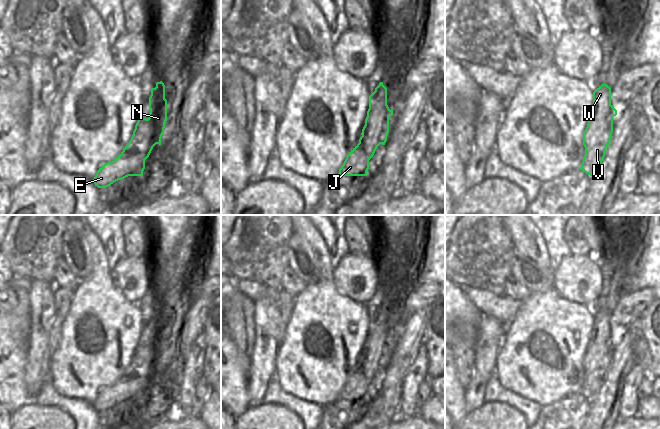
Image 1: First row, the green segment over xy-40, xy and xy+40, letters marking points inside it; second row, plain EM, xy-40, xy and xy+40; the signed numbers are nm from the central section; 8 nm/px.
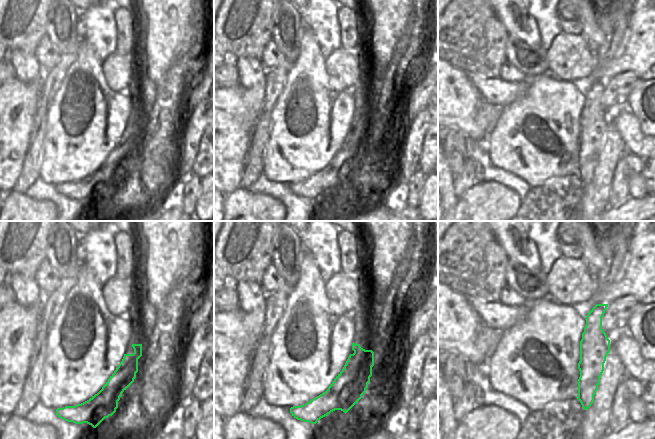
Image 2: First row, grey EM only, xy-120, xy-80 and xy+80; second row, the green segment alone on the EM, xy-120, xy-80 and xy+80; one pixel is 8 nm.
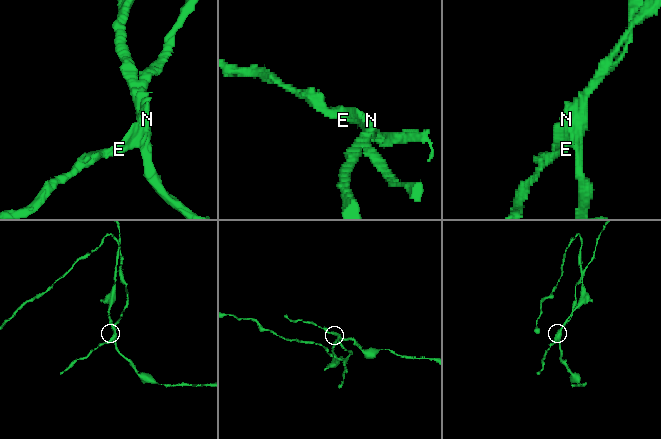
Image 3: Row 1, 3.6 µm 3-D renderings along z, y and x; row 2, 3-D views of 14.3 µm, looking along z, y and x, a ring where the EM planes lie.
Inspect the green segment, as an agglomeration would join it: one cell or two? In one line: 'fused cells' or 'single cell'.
fused cells

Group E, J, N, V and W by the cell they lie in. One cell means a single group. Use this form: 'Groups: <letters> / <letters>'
Groups: E J N W / V

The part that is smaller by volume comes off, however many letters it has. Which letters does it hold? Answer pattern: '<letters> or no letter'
E, J, N, W

